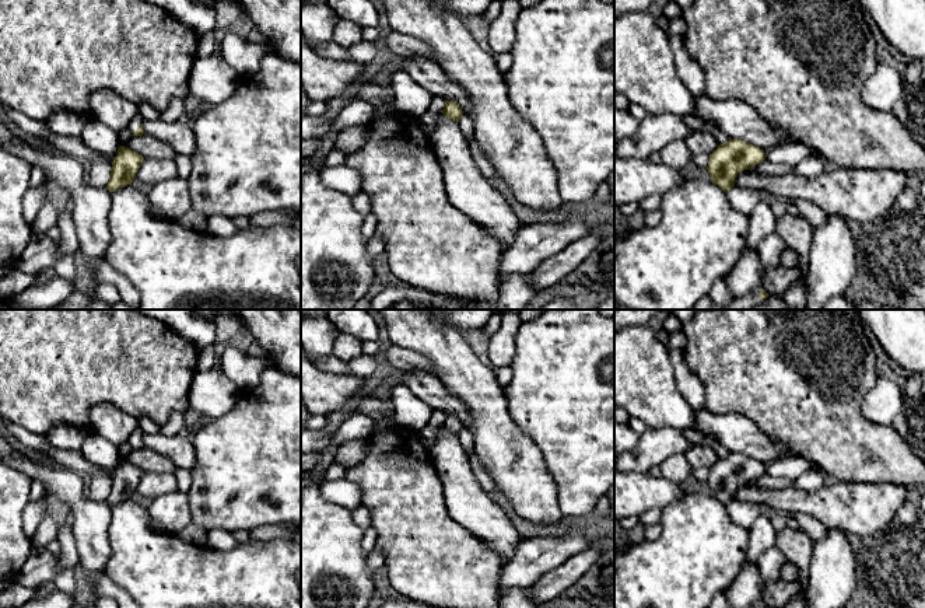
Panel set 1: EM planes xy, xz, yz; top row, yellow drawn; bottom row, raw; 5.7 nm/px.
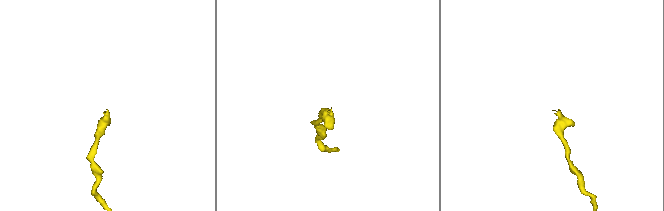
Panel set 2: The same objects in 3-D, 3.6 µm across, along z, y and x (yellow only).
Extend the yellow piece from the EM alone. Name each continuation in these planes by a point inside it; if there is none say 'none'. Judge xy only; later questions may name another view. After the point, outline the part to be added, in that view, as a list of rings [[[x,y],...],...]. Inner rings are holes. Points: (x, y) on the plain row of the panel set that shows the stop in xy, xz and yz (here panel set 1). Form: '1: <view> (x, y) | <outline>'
1: xy (137, 433) | [[[136,429],[134,431],[133,431],[133,434],[130,436],[130,438],[129,438],[129,443],[132,444],[132,445],[136,445],[141,438],[143,438],[143,430],[141,429]]]

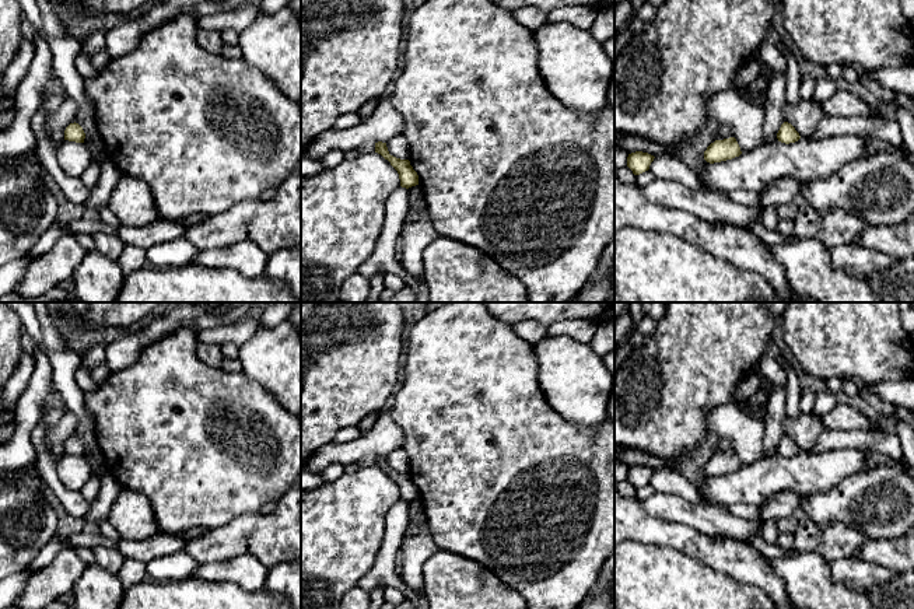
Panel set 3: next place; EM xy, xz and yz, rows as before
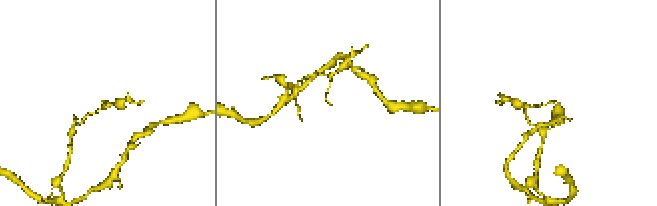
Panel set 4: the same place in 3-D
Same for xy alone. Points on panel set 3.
none

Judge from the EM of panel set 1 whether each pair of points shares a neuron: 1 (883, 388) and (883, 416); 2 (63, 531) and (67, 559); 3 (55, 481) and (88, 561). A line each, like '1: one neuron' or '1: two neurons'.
1: one neuron
2: one neuron
3: one neuron

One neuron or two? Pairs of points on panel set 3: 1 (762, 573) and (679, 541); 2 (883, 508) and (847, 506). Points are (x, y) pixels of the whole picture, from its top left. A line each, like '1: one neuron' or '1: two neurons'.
1: one neuron
2: one neuron

